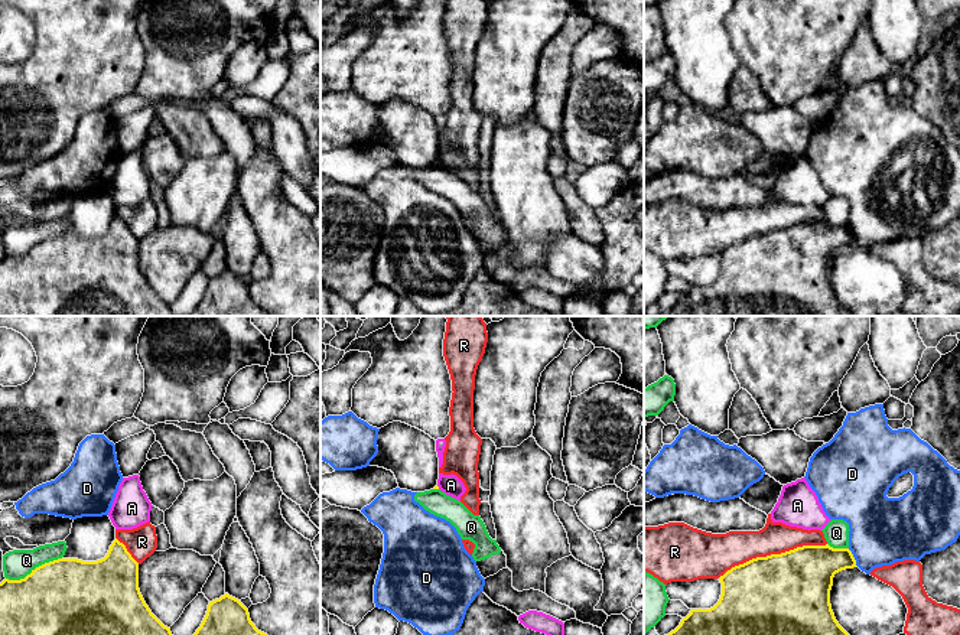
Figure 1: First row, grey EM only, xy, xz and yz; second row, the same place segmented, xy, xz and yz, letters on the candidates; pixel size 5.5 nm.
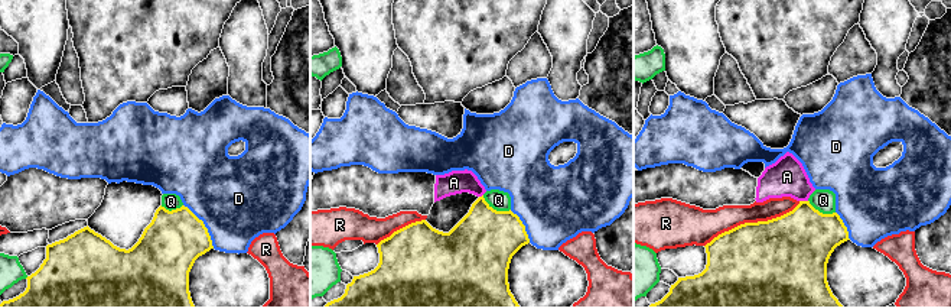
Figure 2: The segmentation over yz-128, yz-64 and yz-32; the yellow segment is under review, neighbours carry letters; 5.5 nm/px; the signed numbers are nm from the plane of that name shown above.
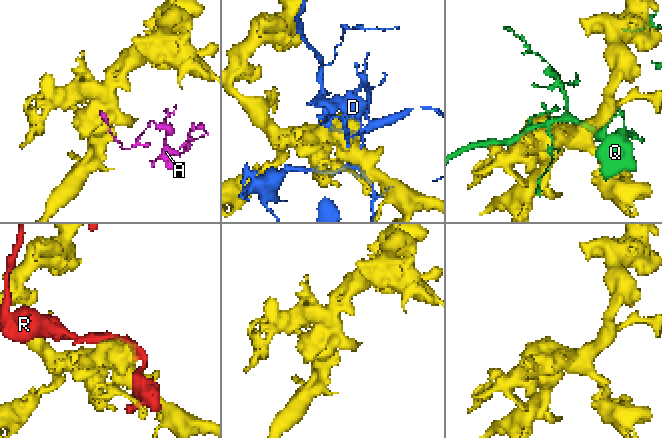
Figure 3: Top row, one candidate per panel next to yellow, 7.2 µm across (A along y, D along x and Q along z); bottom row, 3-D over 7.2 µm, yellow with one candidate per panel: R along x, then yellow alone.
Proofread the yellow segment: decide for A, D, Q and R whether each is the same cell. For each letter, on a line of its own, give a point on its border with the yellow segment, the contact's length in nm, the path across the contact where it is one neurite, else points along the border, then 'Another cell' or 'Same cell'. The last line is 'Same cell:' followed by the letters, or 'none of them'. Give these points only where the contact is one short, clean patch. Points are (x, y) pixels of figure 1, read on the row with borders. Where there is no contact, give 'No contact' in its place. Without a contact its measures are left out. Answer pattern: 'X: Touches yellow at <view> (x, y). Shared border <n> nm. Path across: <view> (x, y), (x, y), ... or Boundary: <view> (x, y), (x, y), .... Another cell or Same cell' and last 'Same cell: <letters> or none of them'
A: Touches yellow at xz (438, 487). Shared border 30 nm. Boundary: xz (436, 485), (439, 488). Another cell
D: Touches yellow at yz (853, 557). Shared border 120 nm. Another cell
Q: Touches yellow at xy (35, 569). Shared border 340 nm. Another cell
R: Touches yellow at yz (771, 554). Shared border 650 nm. Another cell
Same cell: none of them

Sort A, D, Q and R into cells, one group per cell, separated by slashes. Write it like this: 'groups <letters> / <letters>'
groups A / D / Q / R

